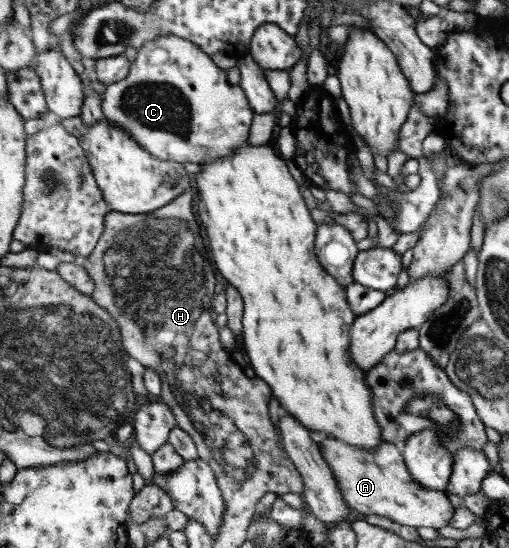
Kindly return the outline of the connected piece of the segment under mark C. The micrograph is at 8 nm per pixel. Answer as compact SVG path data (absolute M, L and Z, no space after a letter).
M174 34L161 35L156 39L149 41L137 50L135 60L132 62L133 67L130 70L129 76L118 83L113 83L103 89L103 110L105 118L113 121L119 127L123 127L128 133L132 133L137 141L141 142L144 149L148 149L150 153L163 161L176 161L180 164L194 163L204 165L218 160L219 157L233 156L241 145L244 145L250 137L250 127L252 127L252 119L254 119L253 106L249 102L249 97L244 93L244 89L239 84L232 85L228 81L228 73L226 69L221 69L212 61L210 55L196 45L194 42L184 38L178 37Z

